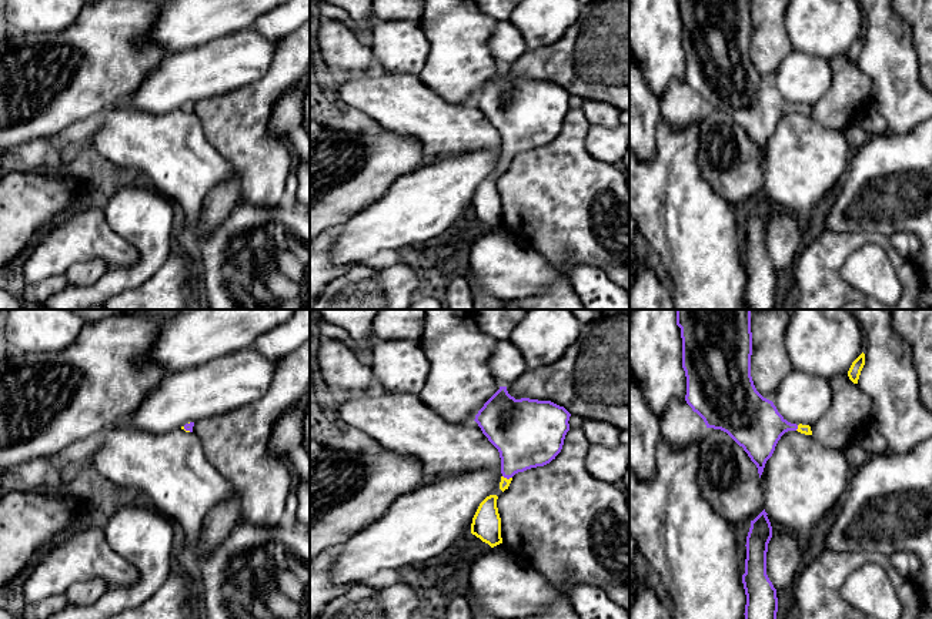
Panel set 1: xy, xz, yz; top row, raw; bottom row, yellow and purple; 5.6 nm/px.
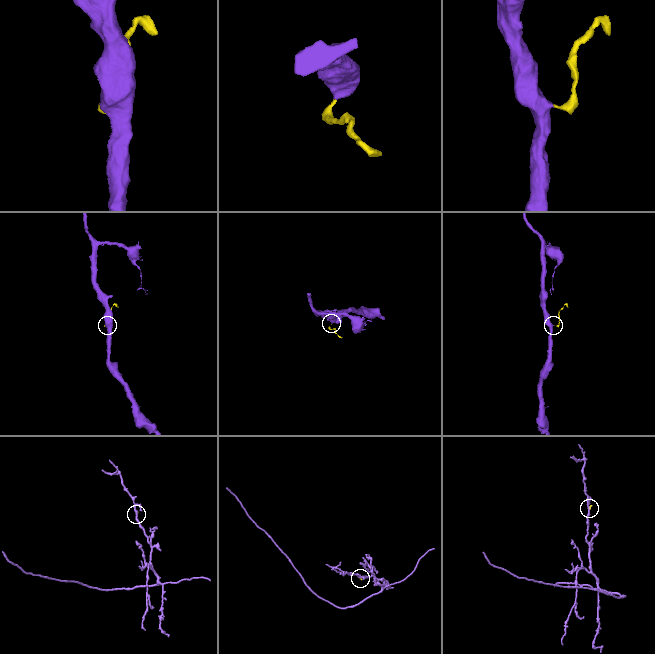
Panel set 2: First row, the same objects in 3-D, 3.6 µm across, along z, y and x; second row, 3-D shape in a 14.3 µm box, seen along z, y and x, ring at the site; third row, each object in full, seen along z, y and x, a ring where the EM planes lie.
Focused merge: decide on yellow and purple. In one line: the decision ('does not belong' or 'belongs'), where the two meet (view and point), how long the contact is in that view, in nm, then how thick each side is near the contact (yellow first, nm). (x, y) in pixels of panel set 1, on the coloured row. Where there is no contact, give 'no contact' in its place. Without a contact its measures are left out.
belongs | xz (505, 478) | 60 nm | 60/320 nm

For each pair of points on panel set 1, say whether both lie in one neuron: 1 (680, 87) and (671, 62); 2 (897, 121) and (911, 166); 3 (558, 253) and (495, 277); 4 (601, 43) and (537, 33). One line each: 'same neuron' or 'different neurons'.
1: different neurons
2: different neurons
3: different neurons
4: different neurons

